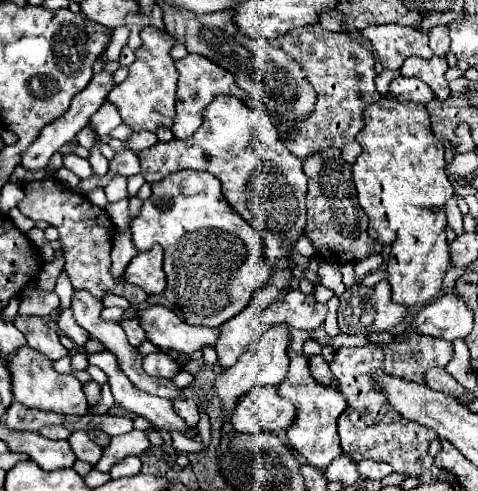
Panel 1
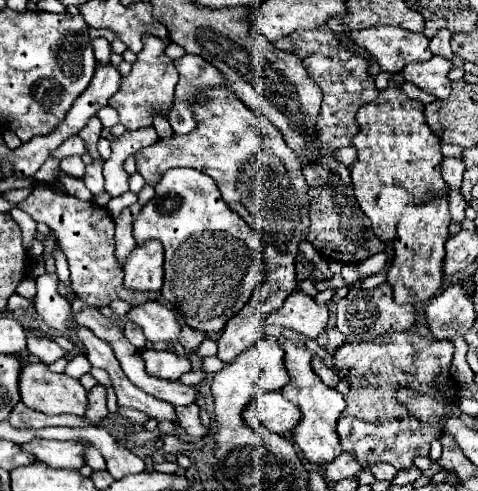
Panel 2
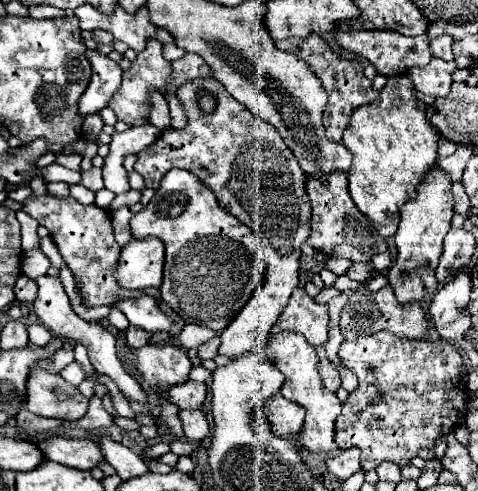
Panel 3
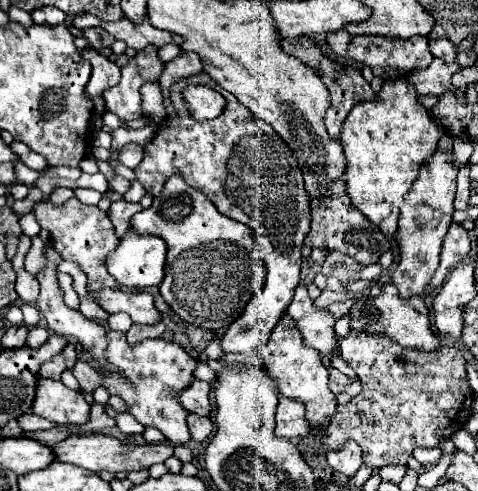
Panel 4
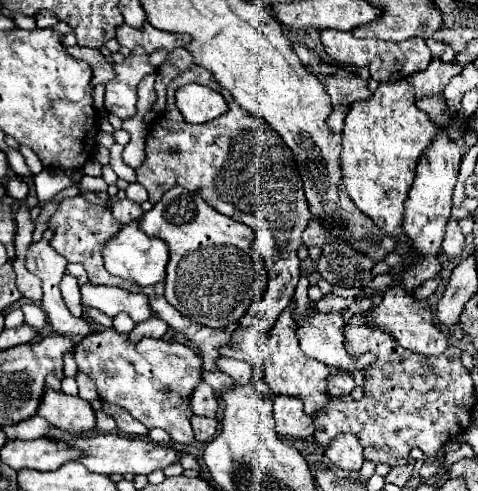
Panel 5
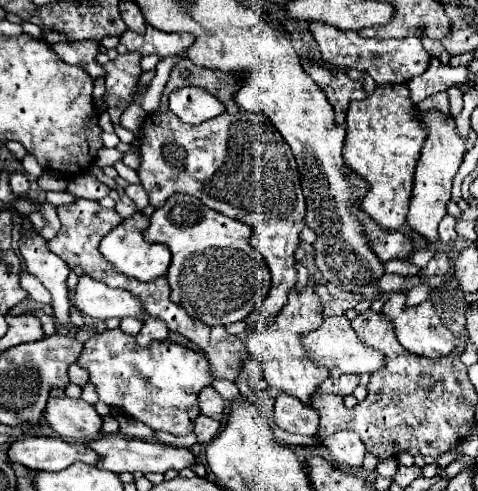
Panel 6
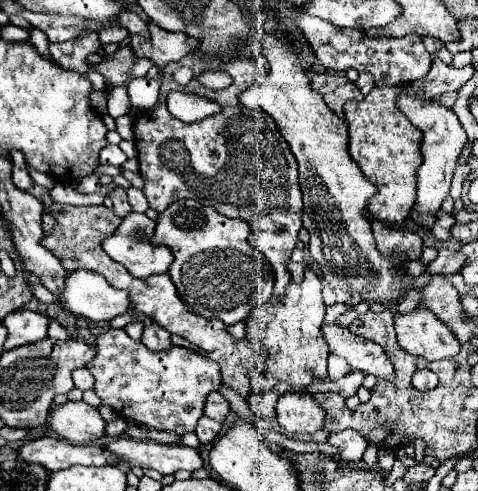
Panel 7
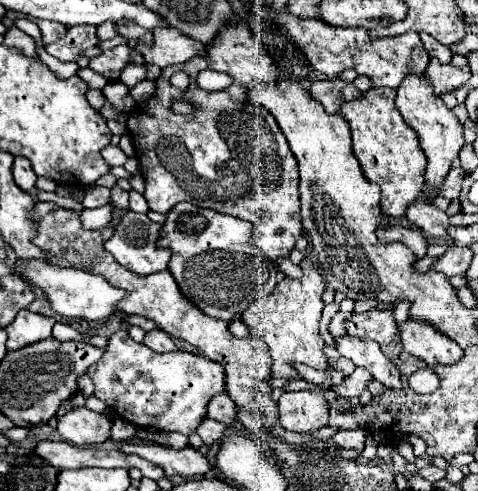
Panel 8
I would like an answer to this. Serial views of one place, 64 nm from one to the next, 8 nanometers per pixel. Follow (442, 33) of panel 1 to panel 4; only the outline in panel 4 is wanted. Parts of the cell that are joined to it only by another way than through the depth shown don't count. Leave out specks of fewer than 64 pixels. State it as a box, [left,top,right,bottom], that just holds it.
[430,38,456,62]

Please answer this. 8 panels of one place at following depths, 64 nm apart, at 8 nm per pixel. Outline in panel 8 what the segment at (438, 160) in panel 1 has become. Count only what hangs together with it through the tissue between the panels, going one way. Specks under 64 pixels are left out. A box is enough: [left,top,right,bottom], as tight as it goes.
[340,88,426,218]

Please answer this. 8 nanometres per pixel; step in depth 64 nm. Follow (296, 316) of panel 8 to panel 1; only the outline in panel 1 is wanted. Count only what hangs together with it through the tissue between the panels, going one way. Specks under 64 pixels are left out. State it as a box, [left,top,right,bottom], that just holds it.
[278,350,346,470]

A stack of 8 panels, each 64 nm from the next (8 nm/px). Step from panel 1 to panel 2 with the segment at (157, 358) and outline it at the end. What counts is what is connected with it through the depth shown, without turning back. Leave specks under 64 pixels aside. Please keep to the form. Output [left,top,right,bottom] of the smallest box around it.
[144,350,192,382]

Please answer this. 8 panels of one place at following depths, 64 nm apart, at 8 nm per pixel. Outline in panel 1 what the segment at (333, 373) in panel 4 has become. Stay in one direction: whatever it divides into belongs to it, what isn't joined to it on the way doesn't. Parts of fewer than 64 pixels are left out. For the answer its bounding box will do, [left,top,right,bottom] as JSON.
[310,356,328,382]

